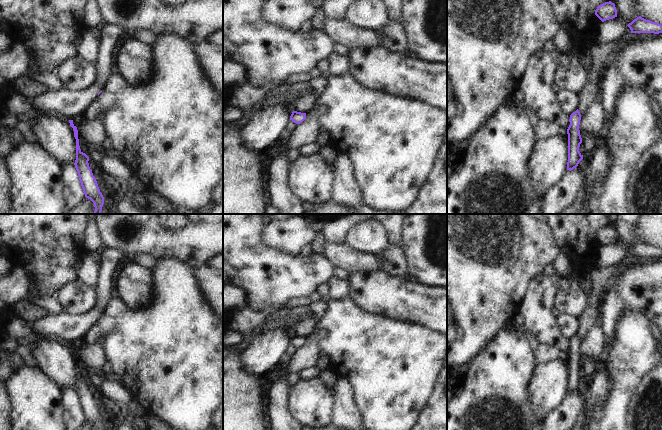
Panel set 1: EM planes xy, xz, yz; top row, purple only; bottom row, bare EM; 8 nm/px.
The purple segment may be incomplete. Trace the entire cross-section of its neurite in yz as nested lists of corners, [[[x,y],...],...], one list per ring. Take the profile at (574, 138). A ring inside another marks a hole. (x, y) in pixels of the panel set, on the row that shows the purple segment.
[[[577,109],[570,115],[570,125],[567,129],[568,134],[568,162],[567,170],[571,171],[576,168],[579,162],[583,159],[579,151],[582,138],[580,135],[579,125],[581,120],[581,114]]]

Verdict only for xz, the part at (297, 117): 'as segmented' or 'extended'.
as segmented

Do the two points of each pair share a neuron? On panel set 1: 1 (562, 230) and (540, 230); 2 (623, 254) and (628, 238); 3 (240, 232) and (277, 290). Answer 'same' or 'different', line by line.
1: different
2: same
3: same

